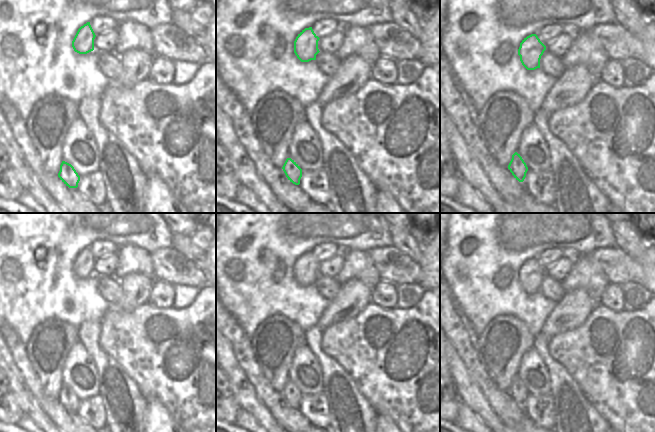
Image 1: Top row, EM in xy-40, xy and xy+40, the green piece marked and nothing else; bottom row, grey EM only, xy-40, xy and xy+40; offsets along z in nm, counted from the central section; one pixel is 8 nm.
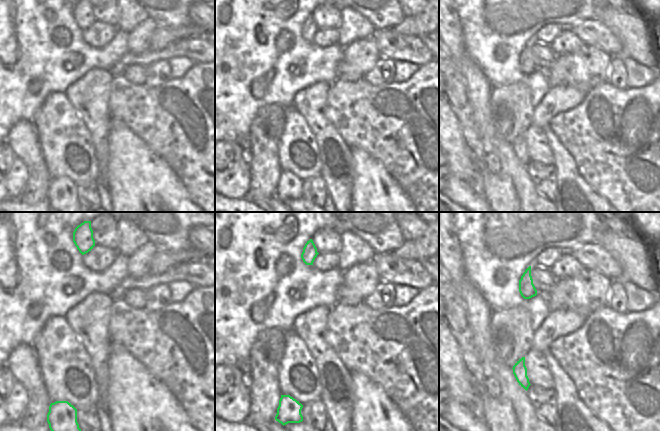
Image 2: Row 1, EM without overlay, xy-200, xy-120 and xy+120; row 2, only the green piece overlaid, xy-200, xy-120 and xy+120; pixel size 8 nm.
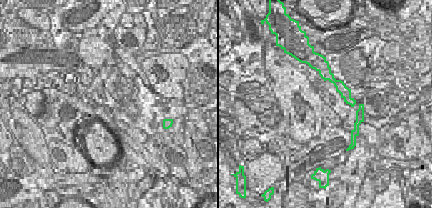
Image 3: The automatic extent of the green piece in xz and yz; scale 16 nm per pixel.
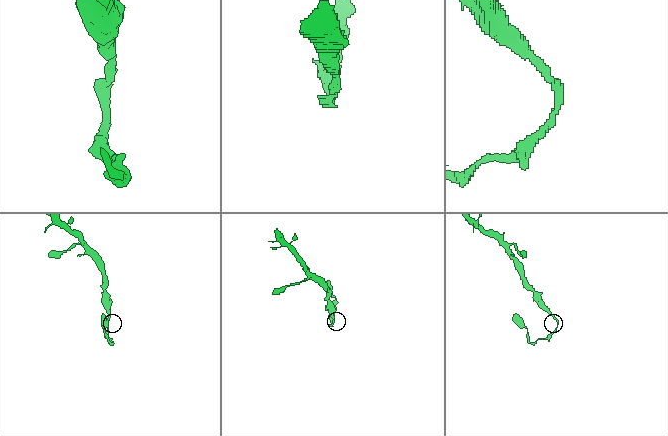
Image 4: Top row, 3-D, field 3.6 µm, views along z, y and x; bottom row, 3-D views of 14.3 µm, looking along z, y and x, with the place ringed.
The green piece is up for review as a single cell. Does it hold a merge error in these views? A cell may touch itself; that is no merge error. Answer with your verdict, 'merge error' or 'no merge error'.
merge error

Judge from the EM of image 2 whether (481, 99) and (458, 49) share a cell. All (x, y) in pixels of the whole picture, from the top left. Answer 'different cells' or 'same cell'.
same cell

